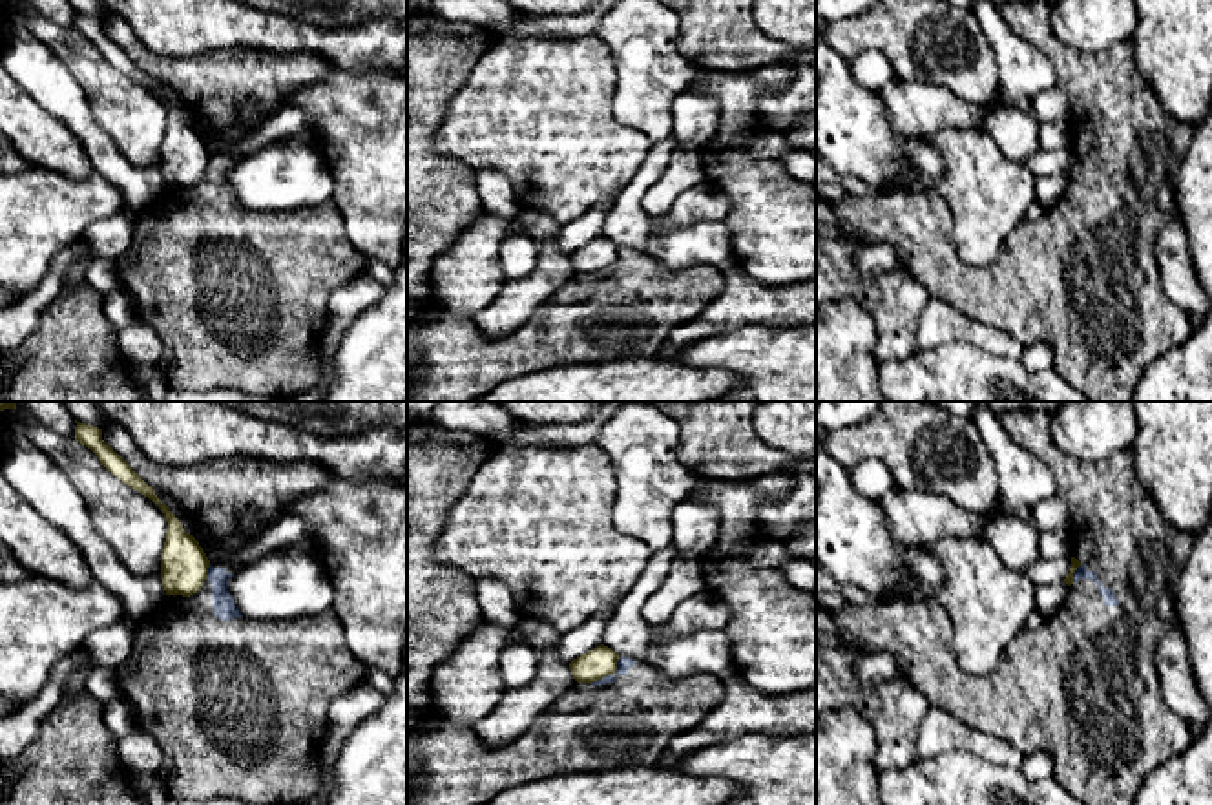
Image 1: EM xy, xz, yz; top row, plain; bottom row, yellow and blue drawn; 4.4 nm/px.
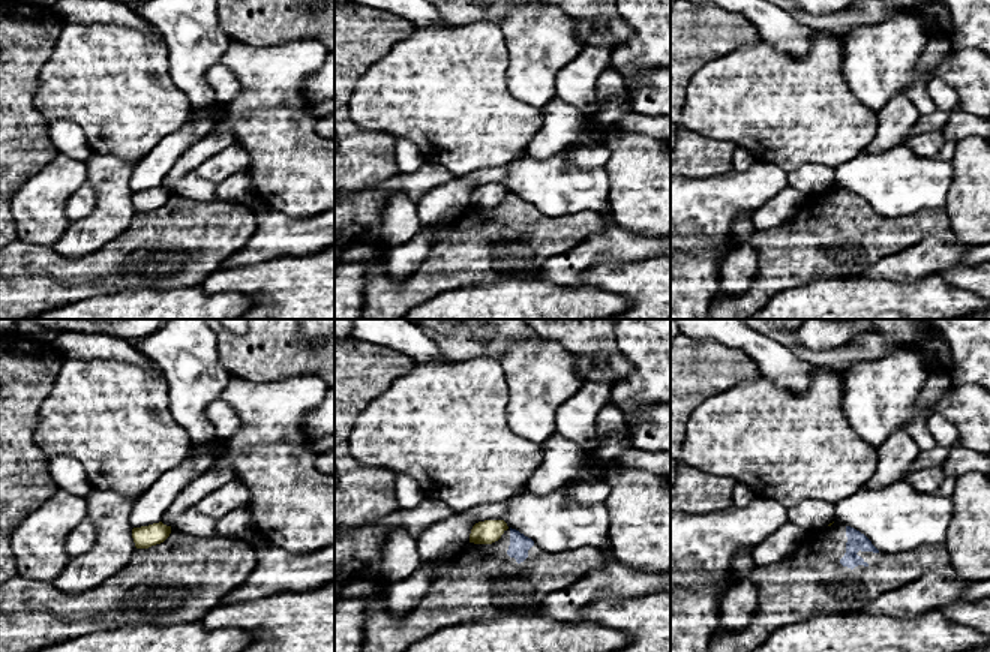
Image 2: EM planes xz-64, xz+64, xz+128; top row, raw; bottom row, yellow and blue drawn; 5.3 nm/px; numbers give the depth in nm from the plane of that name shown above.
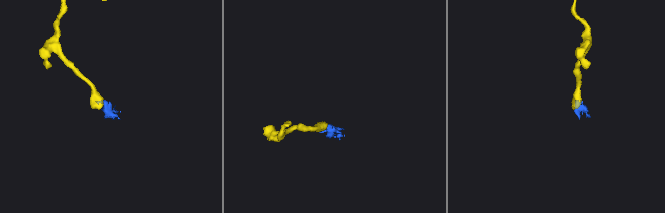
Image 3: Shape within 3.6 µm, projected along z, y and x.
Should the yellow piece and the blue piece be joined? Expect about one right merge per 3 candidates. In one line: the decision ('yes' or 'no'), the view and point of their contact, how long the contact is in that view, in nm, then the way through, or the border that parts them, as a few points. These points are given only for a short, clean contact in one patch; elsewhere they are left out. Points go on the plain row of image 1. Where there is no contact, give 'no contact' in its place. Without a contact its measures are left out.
no | xz (608, 265) | 170 nm | along xz (619, 249), (617, 258), (610, 265), (592, 274)

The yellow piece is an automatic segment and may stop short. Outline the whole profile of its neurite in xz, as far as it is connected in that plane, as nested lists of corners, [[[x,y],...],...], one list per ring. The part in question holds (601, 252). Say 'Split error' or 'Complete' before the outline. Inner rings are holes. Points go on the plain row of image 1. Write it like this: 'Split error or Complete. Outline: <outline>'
Complete. Outline: [[[601,235],[588,245],[573,250],[569,254],[569,261],[577,274],[593,274],[615,265],[617,252],[619,246],[611,239]]]

